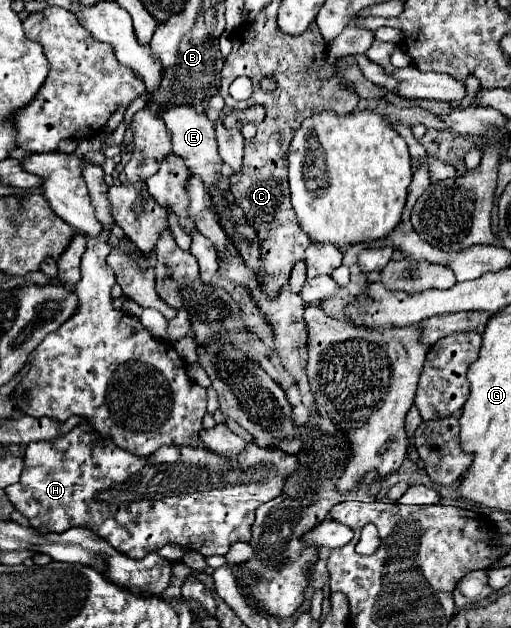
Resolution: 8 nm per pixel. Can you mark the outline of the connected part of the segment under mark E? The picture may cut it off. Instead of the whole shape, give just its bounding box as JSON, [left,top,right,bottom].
[160,105,222,189]

